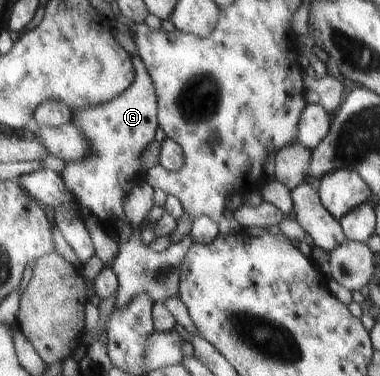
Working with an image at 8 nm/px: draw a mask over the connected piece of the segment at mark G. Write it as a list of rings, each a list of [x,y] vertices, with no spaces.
[[[133,56],[133,64],[136,68],[136,82],[128,91],[109,103],[73,112],[74,125],[89,137],[89,145],[93,149],[83,161],[67,162],[60,173],[73,195],[73,207],[54,209],[54,222],[57,229],[61,229],[65,241],[85,264],[96,257],[96,251],[82,211],[87,209],[91,215],[99,217],[110,230],[116,219],[127,221],[123,201],[127,193],[142,180],[145,170],[141,155],[149,143],[155,141],[155,131],[160,128],[156,84],[140,56]]]

